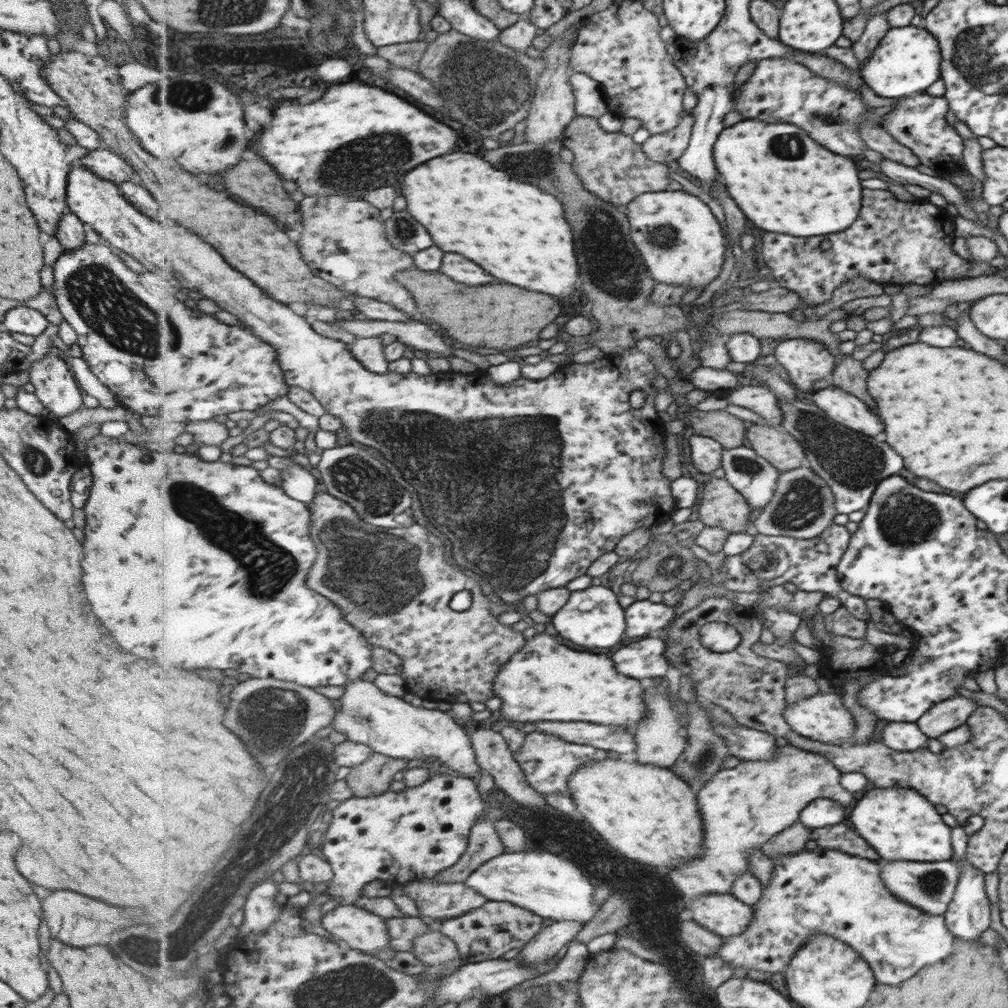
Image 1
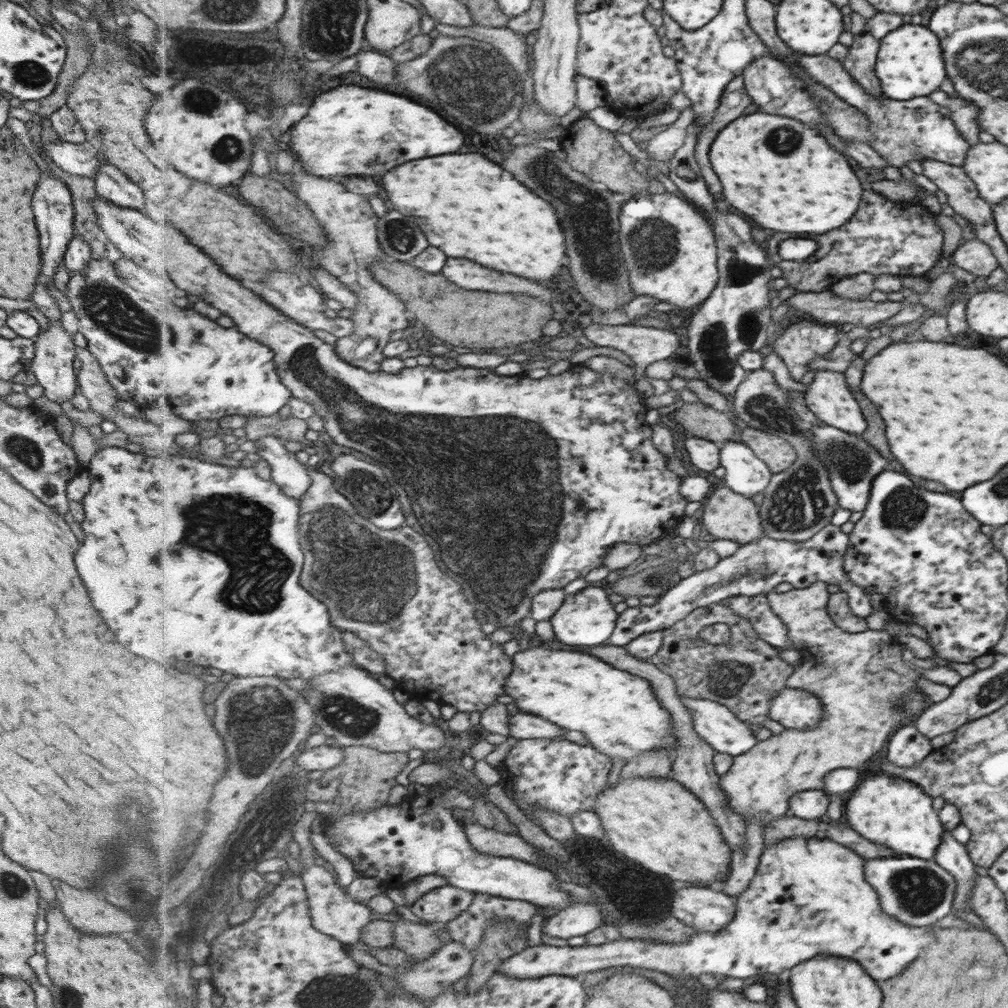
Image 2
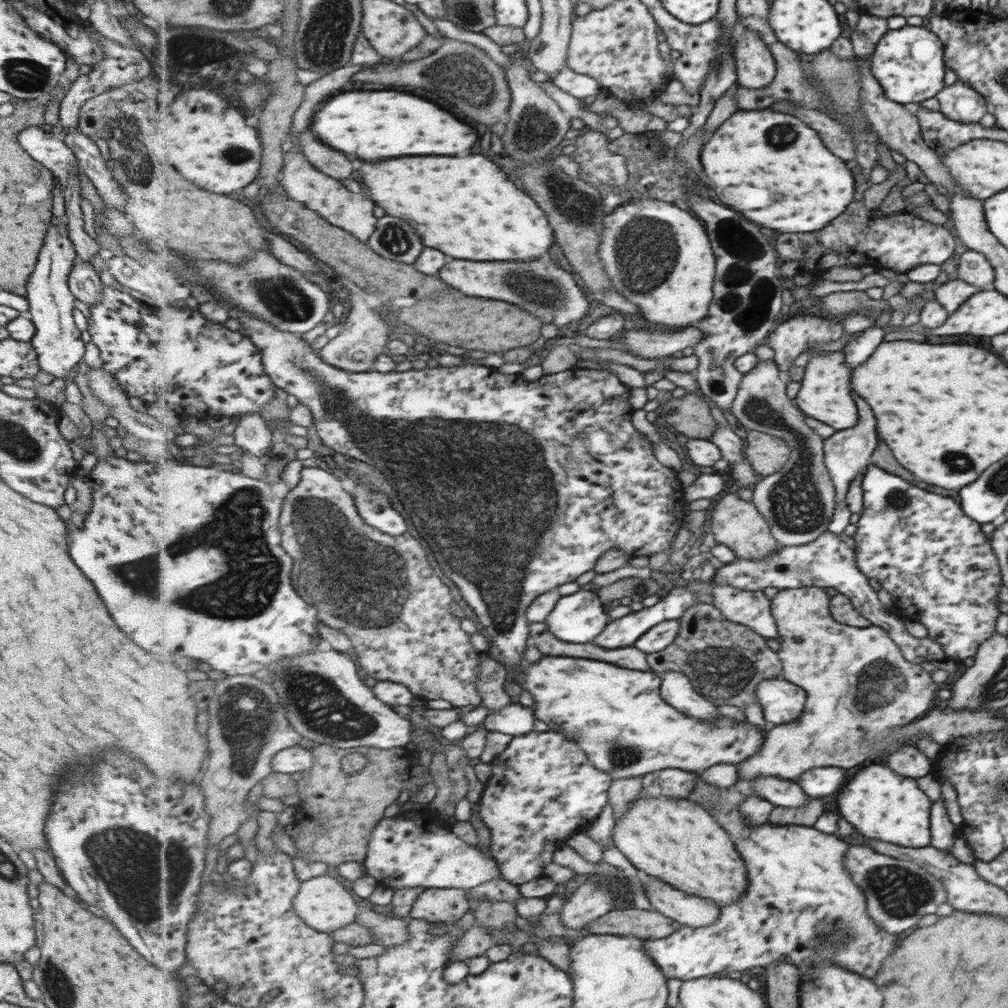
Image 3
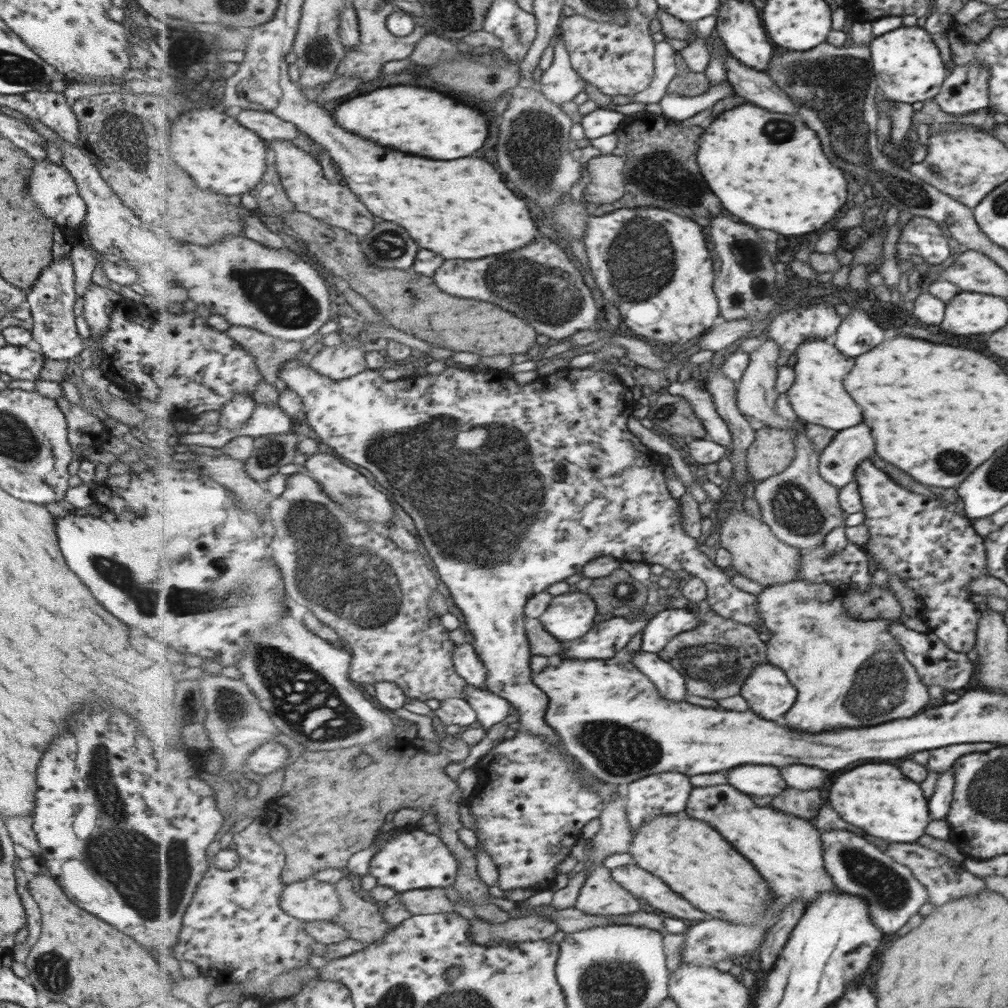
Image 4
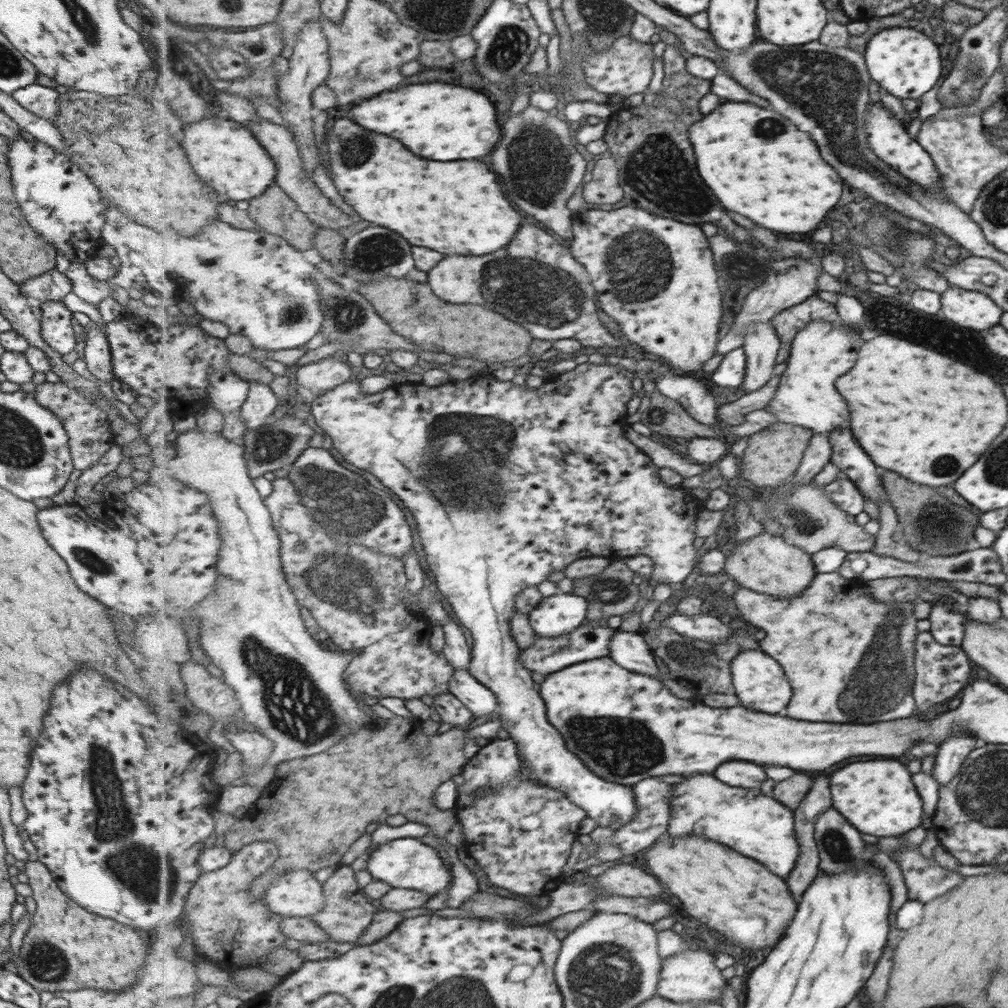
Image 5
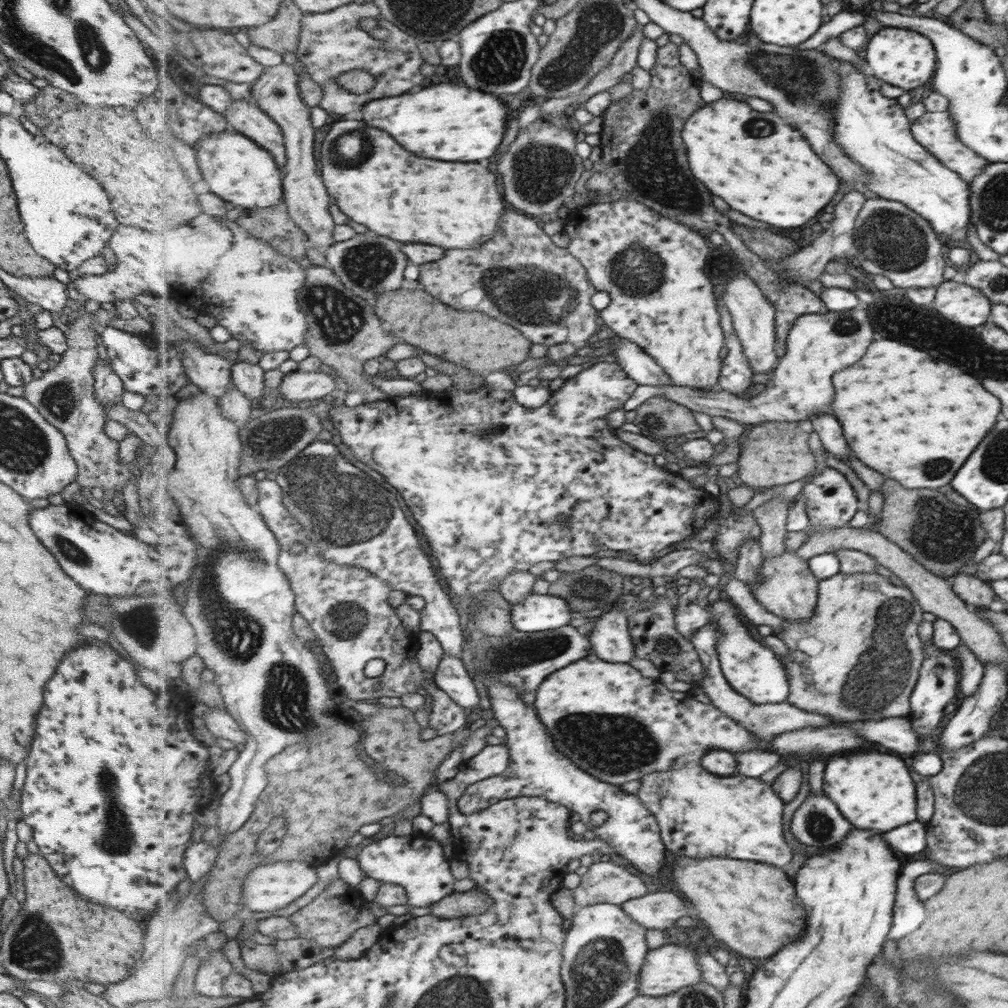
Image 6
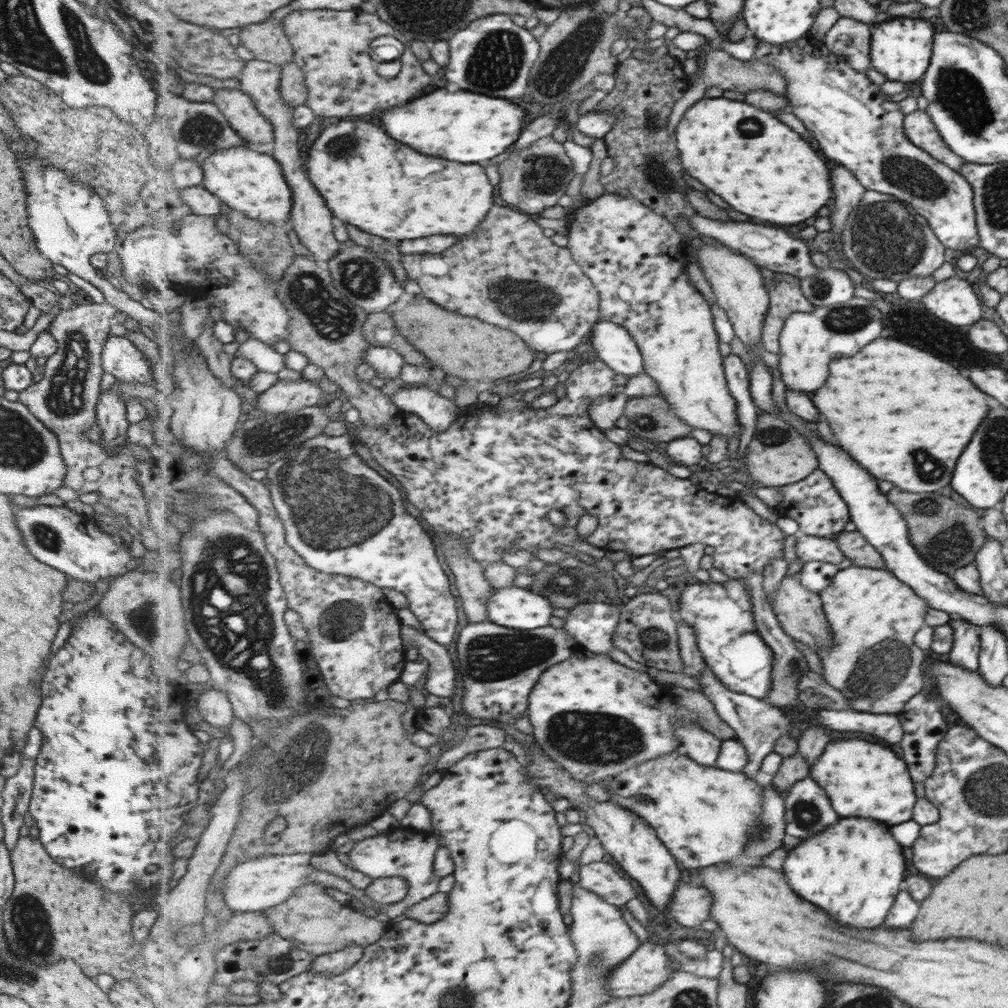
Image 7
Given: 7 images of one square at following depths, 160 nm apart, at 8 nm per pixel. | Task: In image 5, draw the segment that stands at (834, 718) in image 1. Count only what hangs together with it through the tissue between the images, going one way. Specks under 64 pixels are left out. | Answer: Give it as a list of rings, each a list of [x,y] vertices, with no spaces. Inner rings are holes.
[[[761,648],[746,650],[733,660],[734,694],[745,708],[777,714],[785,710],[794,695],[783,665]]]

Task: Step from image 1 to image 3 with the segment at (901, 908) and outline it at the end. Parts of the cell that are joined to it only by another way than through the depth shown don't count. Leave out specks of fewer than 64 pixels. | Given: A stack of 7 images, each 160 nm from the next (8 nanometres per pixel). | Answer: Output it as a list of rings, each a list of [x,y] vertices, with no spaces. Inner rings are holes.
[[[733,788],[721,792],[721,806],[707,808],[707,811],[717,819],[719,825],[727,830],[736,844],[739,853],[746,861],[750,872],[750,885],[739,900],[729,906],[722,907],[721,918],[717,924],[703,930],[684,926],[667,938],[647,939],[644,947],[651,958],[663,969],[667,978],[678,978],[681,981],[711,976],[717,972],[728,971],[729,974],[747,973],[749,968],[762,966],[766,968],[771,963],[787,961],[799,966],[801,963],[825,962],[849,968],[863,976],[875,976],[879,966],[886,962],[885,958],[897,946],[895,940],[902,935],[887,933],[882,926],[875,925],[869,917],[865,893],[851,879],[843,860],[845,844],[839,837],[823,834],[815,828],[805,826],[775,826],[763,824],[761,828],[747,826],[745,816],[739,810],[747,800]],[[837,934],[838,940],[826,942],[822,936]]]

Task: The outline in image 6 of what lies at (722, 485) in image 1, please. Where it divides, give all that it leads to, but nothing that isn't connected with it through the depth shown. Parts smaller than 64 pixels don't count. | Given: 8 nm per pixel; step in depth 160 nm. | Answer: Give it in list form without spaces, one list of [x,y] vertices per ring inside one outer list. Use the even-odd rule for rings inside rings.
[[[787,551],[765,558],[760,573],[762,576],[750,589],[767,611],[787,621],[809,620],[816,613],[820,581],[810,569],[808,560],[797,556],[795,551]]]

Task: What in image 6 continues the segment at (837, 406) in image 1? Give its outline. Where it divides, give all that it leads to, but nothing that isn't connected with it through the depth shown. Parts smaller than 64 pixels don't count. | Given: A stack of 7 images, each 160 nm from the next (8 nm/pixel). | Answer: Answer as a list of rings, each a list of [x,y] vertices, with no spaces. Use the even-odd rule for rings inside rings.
[[[860,305],[856,308],[827,314],[807,314],[791,327],[787,338],[787,354],[777,363],[772,379],[766,389],[756,397],[743,399],[727,391],[701,391],[679,386],[638,386],[633,396],[624,404],[624,409],[636,410],[654,396],[664,396],[690,408],[694,412],[704,412],[712,417],[724,416],[751,427],[771,421],[788,423],[809,420],[817,412],[831,412],[829,404],[833,400],[831,374],[857,362],[873,338],[873,330],[867,320],[867,310]]]

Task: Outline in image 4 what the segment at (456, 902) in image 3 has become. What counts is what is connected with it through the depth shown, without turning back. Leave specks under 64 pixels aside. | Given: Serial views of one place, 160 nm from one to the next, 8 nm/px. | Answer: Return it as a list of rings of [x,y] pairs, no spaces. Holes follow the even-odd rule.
[[[443,888],[402,892],[396,898],[413,915],[432,915],[455,910]]]

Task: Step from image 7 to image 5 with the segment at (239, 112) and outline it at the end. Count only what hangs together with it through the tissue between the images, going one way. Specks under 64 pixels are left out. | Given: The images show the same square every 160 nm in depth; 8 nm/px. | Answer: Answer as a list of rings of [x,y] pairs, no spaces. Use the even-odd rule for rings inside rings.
[[[262,118],[251,119],[247,127],[258,137],[267,152],[274,157],[274,161],[278,164],[278,176],[275,183],[291,196],[295,202],[298,202],[300,209],[305,214],[308,214],[308,217],[313,222],[321,227],[337,230],[355,224],[355,221],[348,214],[345,214],[341,208],[333,203],[333,199],[325,196],[320,191],[320,188],[313,181],[313,177],[304,170],[301,151],[296,143],[294,133],[289,128],[272,120]]]

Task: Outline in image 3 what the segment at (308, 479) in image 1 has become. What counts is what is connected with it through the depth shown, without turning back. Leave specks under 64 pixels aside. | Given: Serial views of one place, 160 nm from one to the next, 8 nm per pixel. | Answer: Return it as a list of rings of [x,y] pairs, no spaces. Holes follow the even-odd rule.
[[[256,412],[240,415],[233,436],[236,438],[237,448],[247,450],[262,460],[267,458],[273,442],[278,439],[266,420]]]

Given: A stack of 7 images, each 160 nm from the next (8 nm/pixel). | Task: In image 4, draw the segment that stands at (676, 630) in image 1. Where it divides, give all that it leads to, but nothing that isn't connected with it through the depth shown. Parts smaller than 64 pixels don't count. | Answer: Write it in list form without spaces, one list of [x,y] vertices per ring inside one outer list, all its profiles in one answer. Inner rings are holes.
[[[713,609],[698,614],[698,616],[702,621],[697,628],[674,636],[667,643],[667,646],[661,652],[658,652],[658,655],[663,660],[670,662],[681,672],[682,676],[686,676],[688,694],[711,698],[715,701],[741,694],[743,685],[749,679],[750,672],[753,671],[753,664],[760,665],[769,661],[768,643],[759,638],[759,632],[751,625],[723,617]]]

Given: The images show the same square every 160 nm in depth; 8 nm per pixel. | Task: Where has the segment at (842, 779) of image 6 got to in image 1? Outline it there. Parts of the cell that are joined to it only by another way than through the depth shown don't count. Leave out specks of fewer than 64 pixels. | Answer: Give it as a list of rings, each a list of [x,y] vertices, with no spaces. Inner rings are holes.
[[[873,788],[855,802],[849,820],[855,832],[859,832],[859,836],[863,836],[883,860],[929,863],[951,858],[949,826],[941,822],[930,802],[915,790]]]

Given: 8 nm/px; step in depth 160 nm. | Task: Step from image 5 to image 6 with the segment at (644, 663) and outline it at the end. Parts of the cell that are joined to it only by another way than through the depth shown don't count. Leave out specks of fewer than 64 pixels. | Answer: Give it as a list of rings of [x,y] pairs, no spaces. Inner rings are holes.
[[[613,607],[595,620],[588,634],[599,658],[612,663],[628,663],[637,657],[628,625],[629,616],[625,613],[621,607]]]

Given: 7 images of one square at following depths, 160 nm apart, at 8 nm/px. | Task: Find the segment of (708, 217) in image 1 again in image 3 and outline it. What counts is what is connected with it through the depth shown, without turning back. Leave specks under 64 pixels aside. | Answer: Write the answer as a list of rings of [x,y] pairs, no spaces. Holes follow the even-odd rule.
[[[637,200],[637,202],[629,202],[629,204],[621,204],[616,207],[611,213],[606,216],[605,232],[602,236],[601,244],[601,259],[603,269],[605,269],[610,279],[613,281],[615,290],[620,293],[626,300],[639,307],[643,317],[651,323],[665,325],[670,327],[670,330],[679,327],[680,329],[687,329],[688,327],[695,327],[701,321],[707,319],[710,315],[711,301],[713,300],[713,280],[717,275],[717,257],[713,256],[714,247],[710,241],[710,235],[707,234],[705,226],[699,221],[697,216],[689,214],[689,211],[681,210],[679,206],[675,206],[670,201],[663,200]]]

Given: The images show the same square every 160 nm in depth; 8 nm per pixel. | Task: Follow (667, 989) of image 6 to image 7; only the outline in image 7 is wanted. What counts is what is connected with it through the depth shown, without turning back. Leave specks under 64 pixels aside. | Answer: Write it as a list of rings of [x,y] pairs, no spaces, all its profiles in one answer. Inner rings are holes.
[[[642,943],[625,963],[608,976],[606,988],[615,997],[632,997],[657,990],[673,972],[671,957],[663,945]]]

